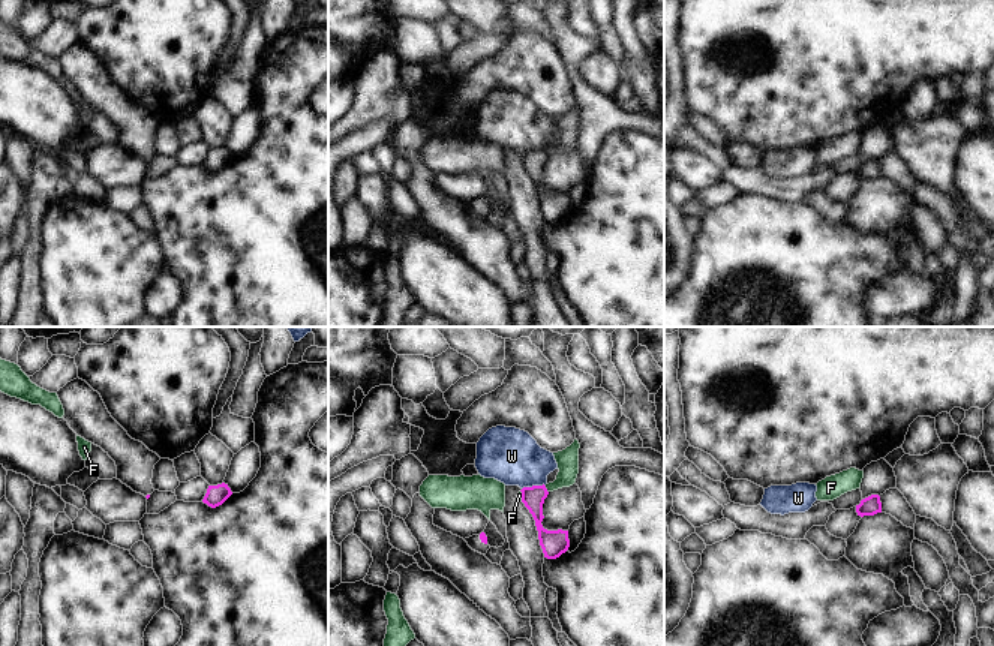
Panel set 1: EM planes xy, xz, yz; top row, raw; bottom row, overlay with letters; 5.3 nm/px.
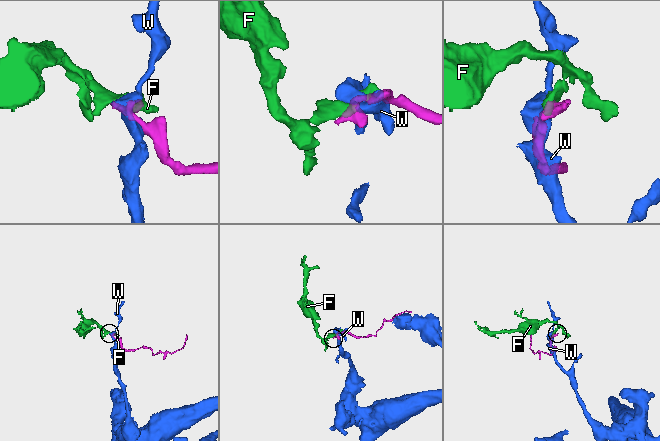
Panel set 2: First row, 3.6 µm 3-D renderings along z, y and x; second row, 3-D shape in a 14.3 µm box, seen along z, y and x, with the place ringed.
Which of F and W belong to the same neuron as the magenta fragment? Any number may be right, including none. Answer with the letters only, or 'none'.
none

